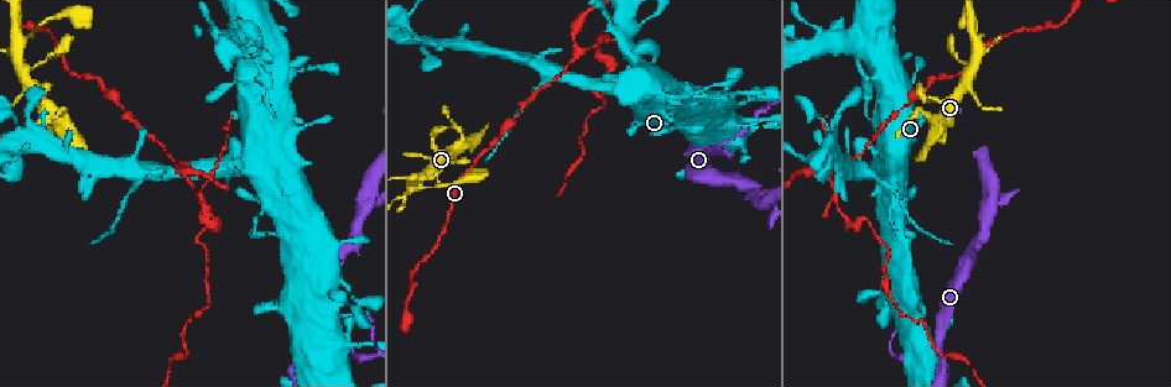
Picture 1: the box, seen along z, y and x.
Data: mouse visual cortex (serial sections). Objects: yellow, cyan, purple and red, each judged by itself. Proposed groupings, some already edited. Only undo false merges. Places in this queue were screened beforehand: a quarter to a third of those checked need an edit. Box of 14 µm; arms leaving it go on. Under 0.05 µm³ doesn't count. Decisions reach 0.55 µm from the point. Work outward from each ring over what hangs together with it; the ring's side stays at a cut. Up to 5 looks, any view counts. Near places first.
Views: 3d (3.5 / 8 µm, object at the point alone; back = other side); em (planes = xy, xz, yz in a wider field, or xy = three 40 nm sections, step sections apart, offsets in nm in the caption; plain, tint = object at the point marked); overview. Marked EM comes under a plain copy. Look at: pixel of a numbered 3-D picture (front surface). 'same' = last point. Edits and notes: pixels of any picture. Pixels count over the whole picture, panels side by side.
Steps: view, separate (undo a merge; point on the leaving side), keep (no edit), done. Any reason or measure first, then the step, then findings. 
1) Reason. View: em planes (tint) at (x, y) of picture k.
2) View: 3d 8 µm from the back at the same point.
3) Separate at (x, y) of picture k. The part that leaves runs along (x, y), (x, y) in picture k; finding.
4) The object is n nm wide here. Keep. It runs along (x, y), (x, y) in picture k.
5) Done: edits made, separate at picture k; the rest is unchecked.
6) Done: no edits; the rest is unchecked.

Four or more arms meet. View: 3d 3.5 µm at (18, 44) of picture 1.

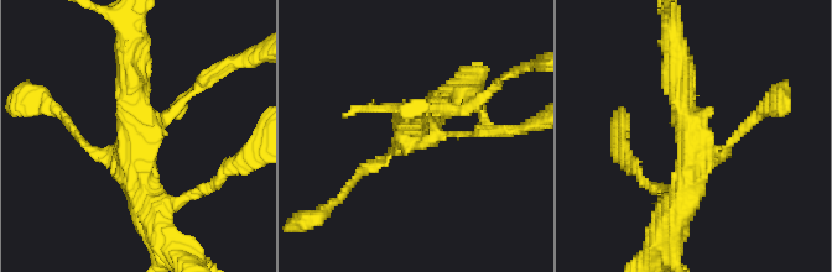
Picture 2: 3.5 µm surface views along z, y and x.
4 arms meet here; the arms are 100, 150, 300, 350 nm wide. View: em planes (tint) at (147, 130) of picture 2.

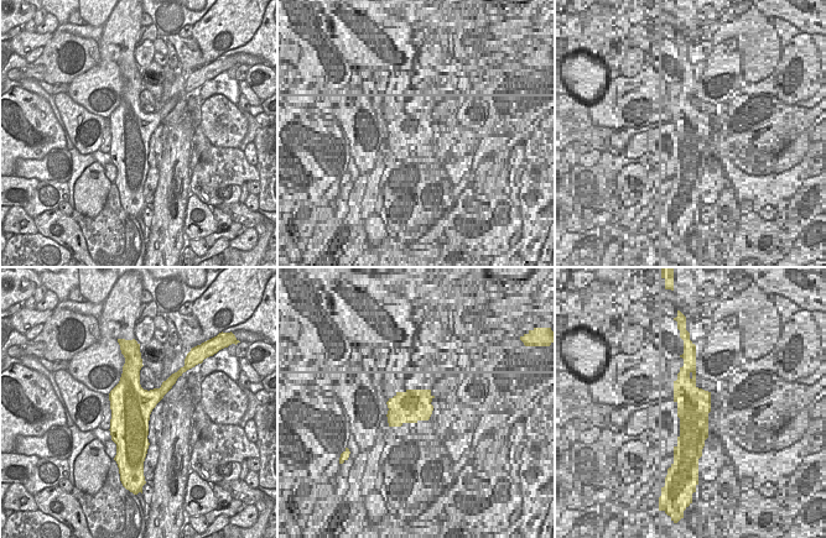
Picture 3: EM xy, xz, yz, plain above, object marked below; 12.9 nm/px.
Another direction. View: em xy step 2 (tint) at the same point.

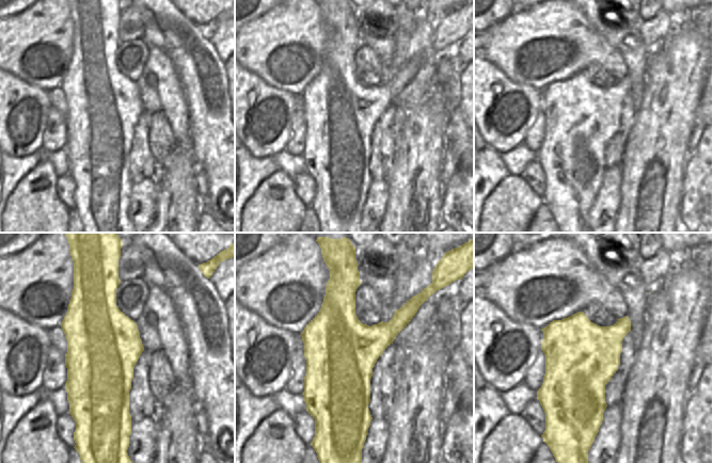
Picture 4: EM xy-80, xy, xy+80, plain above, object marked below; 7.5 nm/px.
Keep. All the same cell.

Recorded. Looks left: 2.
A narrow waist. View: 3d 3.5 µm at (193, 191) of picture 1.

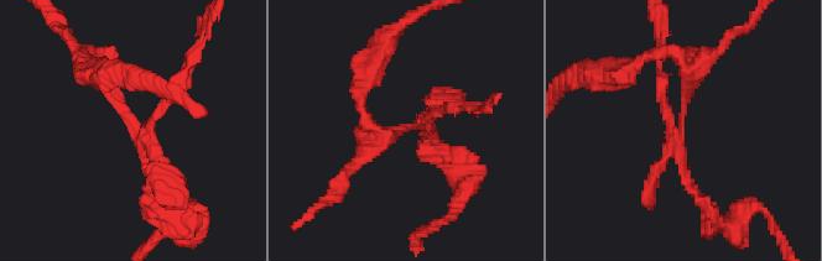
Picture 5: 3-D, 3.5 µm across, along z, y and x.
View: em xy step 3 (tint) at (129, 125) of picture 5.

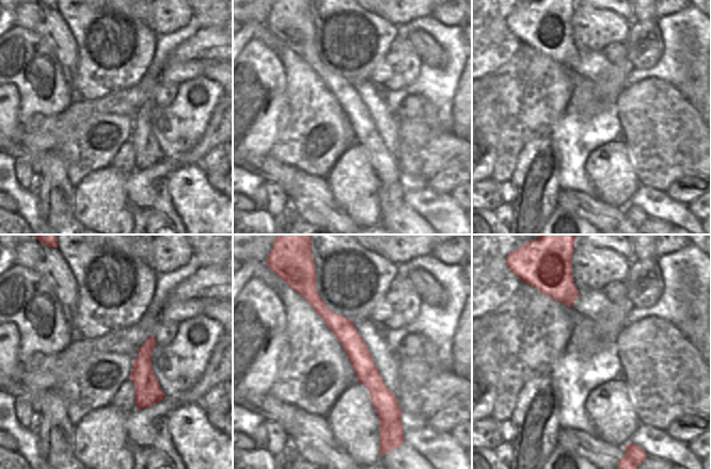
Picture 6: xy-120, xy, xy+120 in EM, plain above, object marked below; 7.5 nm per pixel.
Separate at (453, 100) of picture 5. The part that leaves runs along (680, 152), (708, 213), (734, 224) in picture 5; a second cell is stuck on.

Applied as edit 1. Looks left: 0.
Done: edits made, separate at picture 5; the rest is unchecked.

